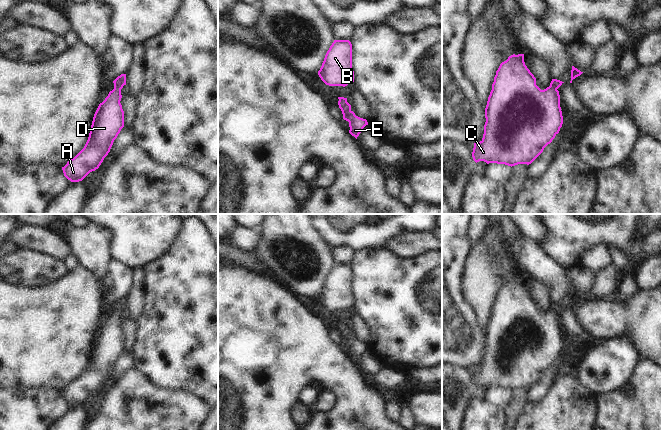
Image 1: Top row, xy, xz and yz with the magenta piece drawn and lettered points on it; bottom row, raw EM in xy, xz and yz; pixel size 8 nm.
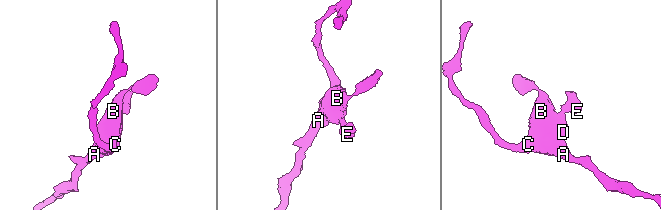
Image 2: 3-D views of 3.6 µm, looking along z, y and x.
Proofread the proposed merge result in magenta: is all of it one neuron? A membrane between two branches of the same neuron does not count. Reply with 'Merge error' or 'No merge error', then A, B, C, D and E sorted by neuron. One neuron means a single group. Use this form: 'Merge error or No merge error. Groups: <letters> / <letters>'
No merge error. Groups: A B C D E.

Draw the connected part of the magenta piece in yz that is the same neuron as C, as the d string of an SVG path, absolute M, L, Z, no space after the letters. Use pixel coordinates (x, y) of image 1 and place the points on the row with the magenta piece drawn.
M524 54L509 56L496 71L485 108L486 122L483 138L480 142L474 143L473 160L476 163L484 161L487 164L497 163L511 167L518 164L531 164L543 152L544 148L552 142L562 127L563 116L560 107L560 95L557 89L563 83L560 80L552 79L550 86L541 90L536 85L536 78L525 65Z

